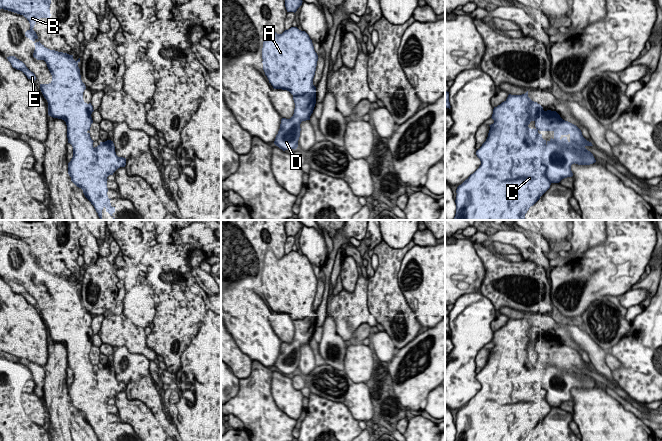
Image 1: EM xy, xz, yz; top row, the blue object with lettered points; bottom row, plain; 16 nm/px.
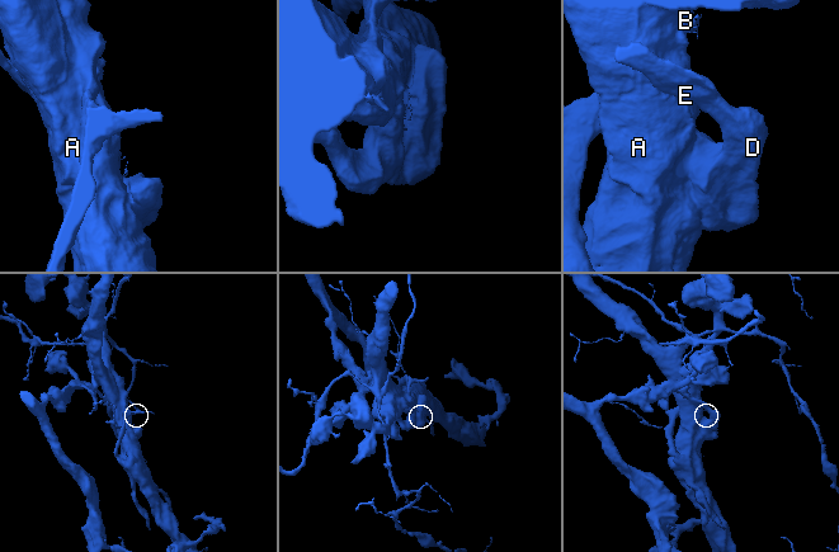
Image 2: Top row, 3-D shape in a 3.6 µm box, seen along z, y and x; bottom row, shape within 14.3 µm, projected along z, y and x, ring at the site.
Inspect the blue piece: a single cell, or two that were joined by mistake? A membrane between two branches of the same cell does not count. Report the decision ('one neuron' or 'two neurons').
two neurons

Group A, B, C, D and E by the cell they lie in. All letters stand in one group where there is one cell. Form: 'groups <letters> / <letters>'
groups A B C / D E

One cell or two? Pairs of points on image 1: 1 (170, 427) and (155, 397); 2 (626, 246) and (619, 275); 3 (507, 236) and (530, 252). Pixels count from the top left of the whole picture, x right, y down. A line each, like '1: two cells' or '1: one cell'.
1: one cell
2: one cell
3: one cell

